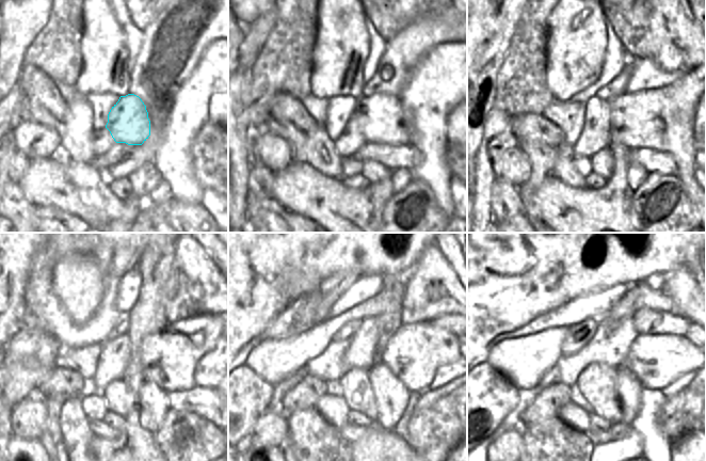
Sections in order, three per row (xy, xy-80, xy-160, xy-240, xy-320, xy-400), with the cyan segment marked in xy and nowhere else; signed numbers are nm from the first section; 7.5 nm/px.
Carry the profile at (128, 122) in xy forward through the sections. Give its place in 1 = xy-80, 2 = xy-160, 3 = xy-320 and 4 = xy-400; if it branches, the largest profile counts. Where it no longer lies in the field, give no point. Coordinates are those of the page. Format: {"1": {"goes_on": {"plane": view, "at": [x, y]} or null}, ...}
{"1": {"goes_on": {"plane": "xy-80", "at": [380, 115]}}, "2": {"goes_on": {"plane": "xy-160", "at": [661, 120]}}, "3": {"goes_on": {"plane": "xy-320", "at": [414, 354]}}, "4": {"goes_on": {"plane": "xy-400", "at": [656, 361]}}}

